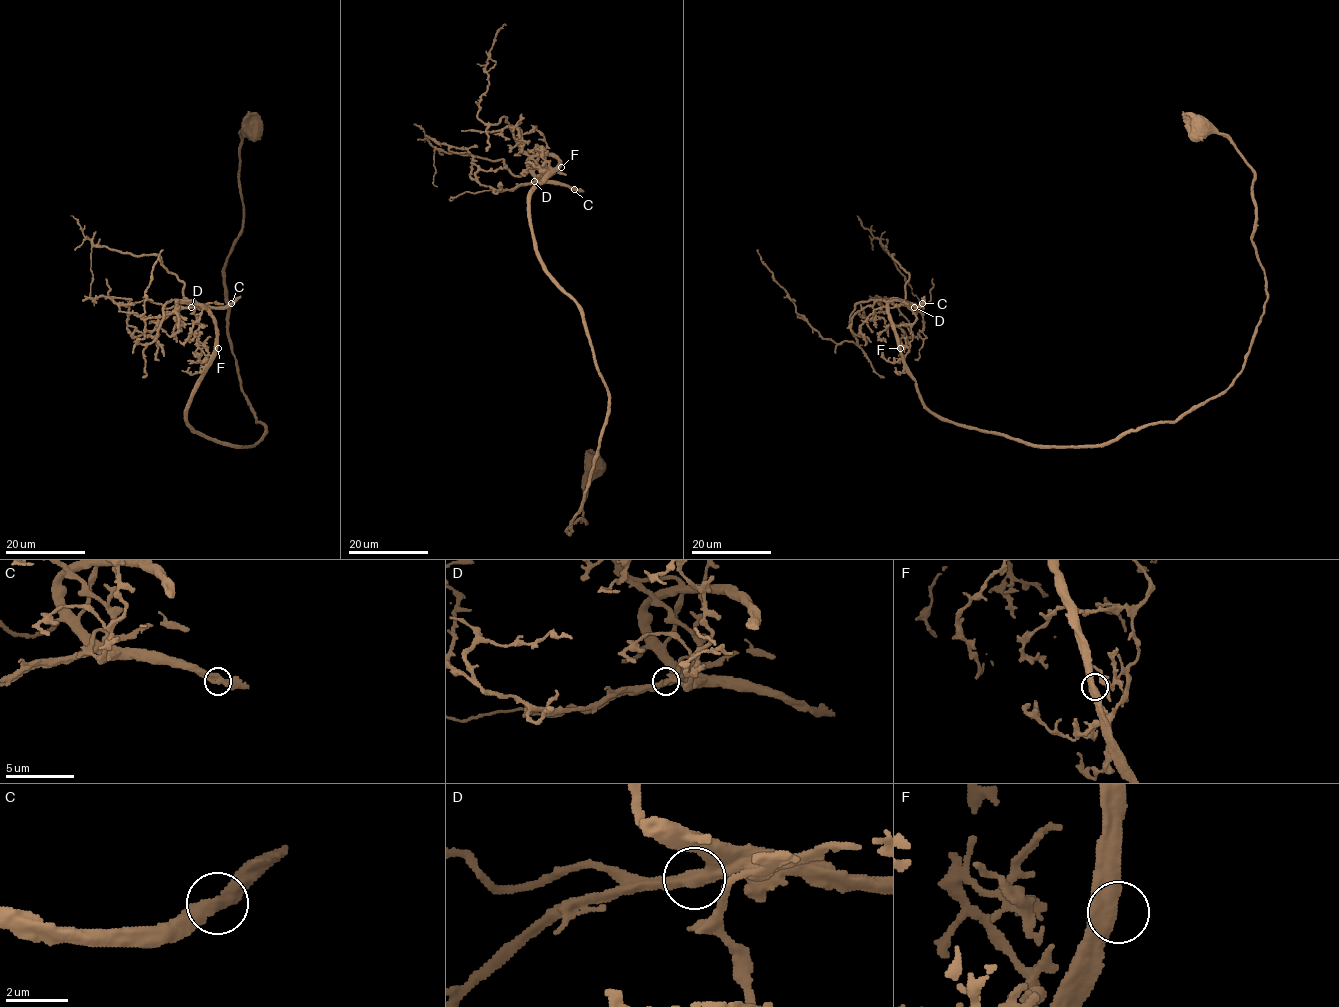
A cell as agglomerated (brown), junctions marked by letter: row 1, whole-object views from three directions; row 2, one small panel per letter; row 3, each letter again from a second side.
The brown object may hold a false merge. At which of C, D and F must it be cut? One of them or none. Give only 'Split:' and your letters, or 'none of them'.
Split: D

